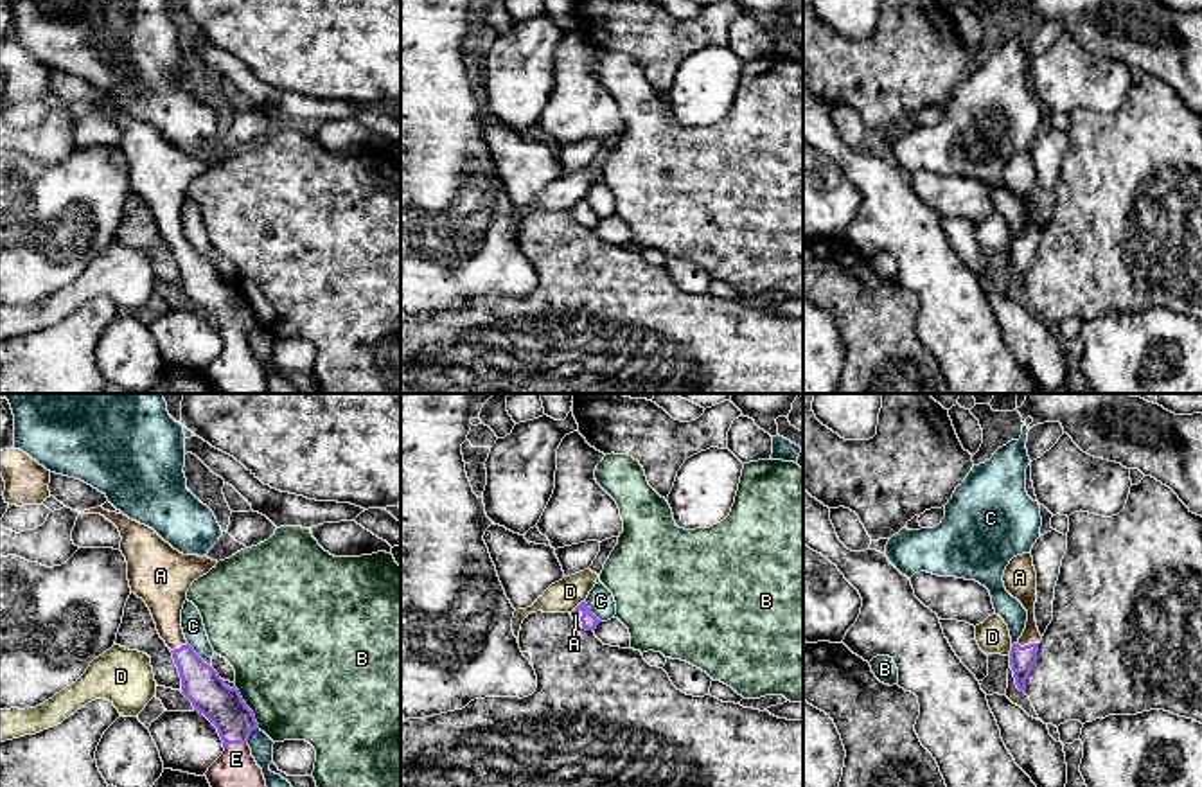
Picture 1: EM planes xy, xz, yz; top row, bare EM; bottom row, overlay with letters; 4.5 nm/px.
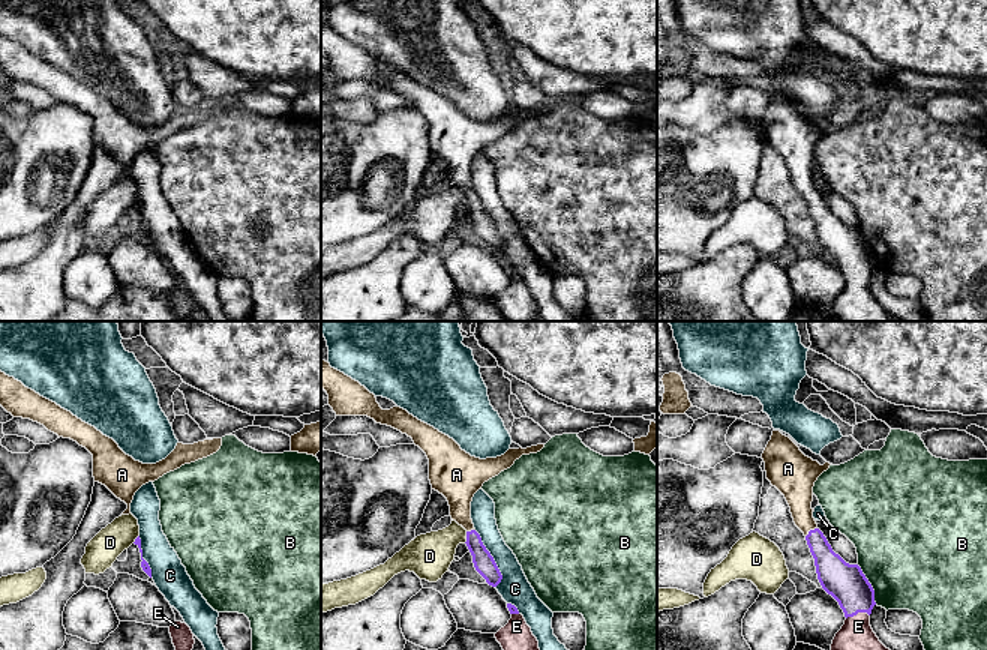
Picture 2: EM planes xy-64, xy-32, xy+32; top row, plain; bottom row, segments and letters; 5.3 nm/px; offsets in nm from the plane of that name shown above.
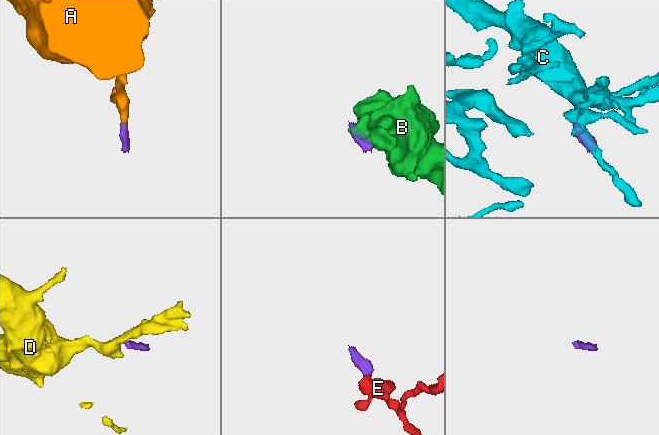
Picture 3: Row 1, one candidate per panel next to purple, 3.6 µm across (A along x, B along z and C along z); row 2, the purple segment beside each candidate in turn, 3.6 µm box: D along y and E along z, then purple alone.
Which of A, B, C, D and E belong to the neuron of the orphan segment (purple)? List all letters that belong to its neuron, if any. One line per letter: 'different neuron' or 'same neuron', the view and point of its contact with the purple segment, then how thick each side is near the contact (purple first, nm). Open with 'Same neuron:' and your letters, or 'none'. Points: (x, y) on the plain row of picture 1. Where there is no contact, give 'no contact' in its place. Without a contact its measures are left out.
Same neuron: A, E
A: same neuron | yz (1030, 241) | 120/110 nm
B: different neuron | xy (248, 306) | 180/500 nm
C: different neuron | xy (196, 252) | 180/100 nm
D: different neuron | xz (579, 202) | 70/140 nm
E: same neuron | xy (234, 340) | 180/240 nm

